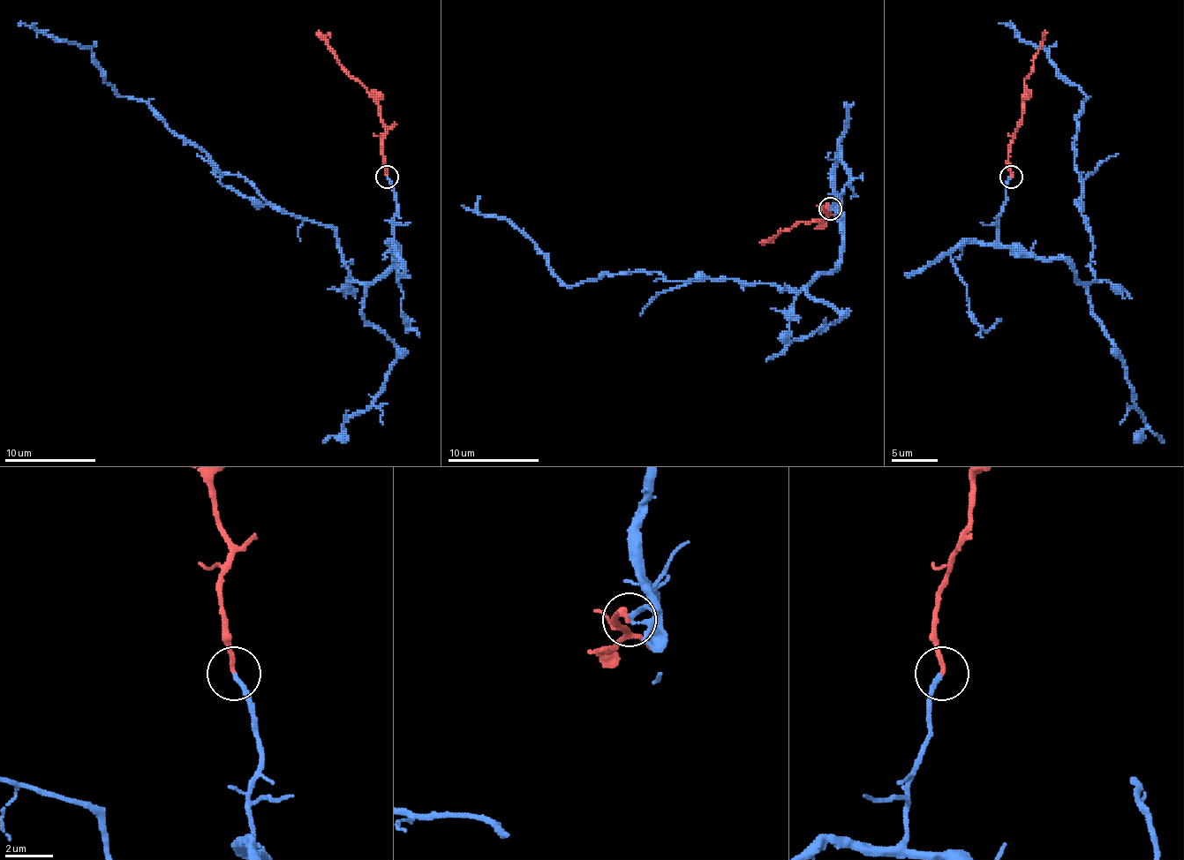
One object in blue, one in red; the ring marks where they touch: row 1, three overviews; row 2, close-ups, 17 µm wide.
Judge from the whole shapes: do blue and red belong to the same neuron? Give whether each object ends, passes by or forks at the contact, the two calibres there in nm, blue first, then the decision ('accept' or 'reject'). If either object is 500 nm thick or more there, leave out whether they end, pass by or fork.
blue ends | red ends | 190/200 nm | accept

